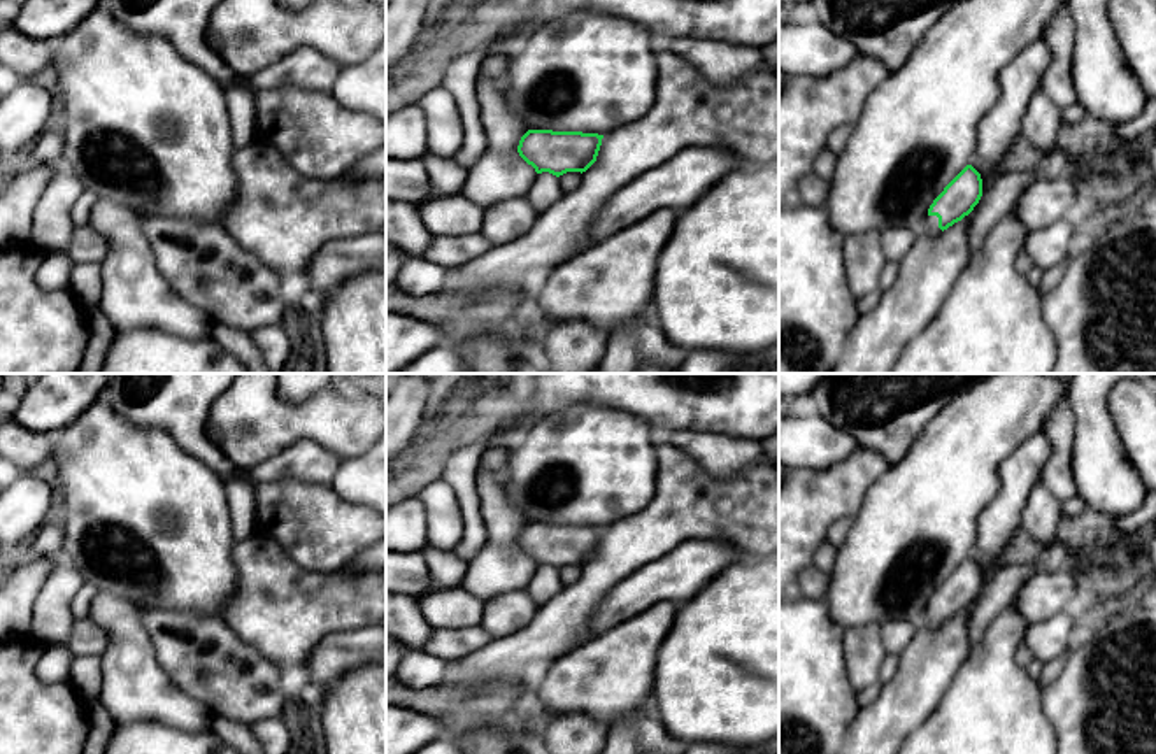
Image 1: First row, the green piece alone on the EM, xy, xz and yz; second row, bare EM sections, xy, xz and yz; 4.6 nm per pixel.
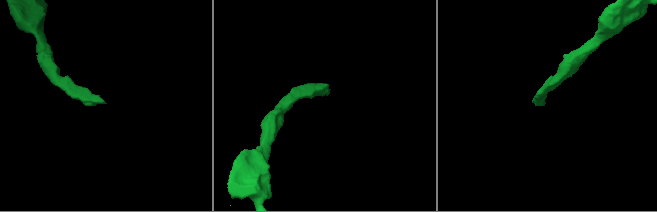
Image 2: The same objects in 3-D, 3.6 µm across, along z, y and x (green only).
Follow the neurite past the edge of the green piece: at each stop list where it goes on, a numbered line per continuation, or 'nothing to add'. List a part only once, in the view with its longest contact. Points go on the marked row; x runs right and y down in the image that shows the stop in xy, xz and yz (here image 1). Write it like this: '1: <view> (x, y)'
1: yz (930, 227)

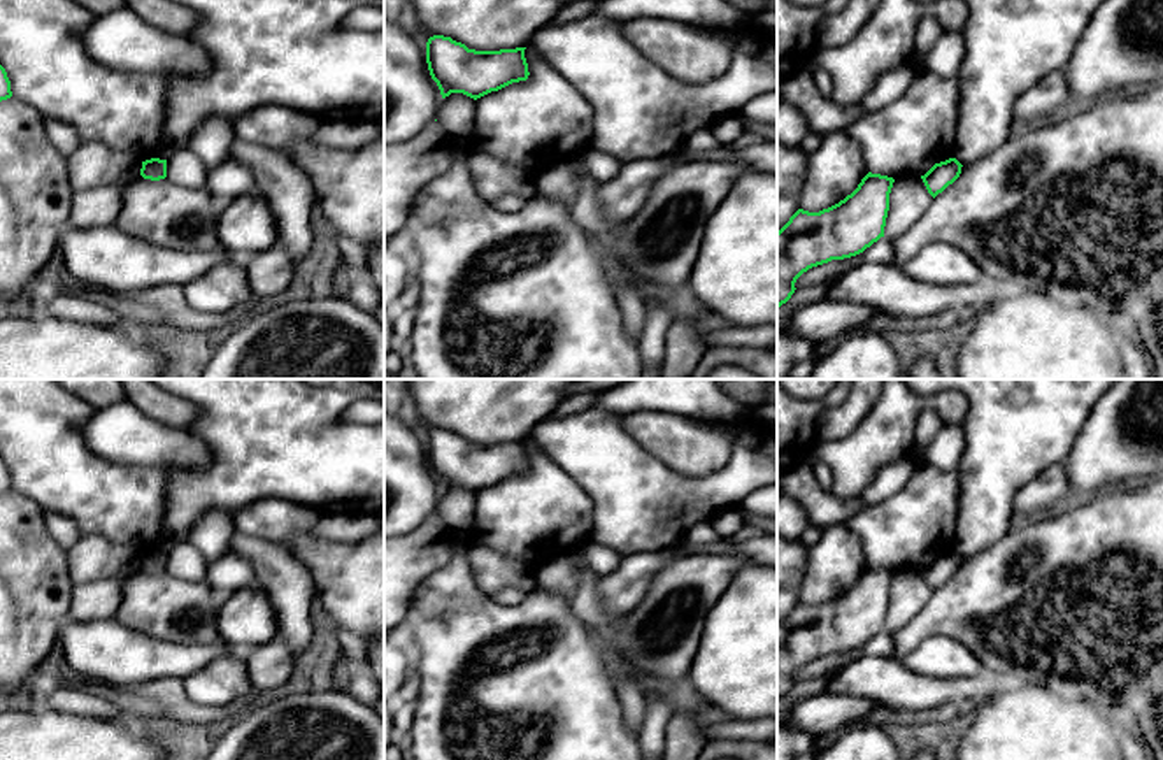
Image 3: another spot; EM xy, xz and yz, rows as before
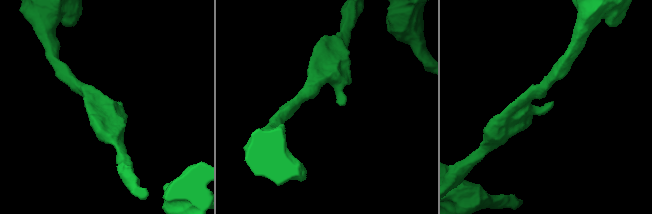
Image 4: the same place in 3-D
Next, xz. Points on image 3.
nothing to add

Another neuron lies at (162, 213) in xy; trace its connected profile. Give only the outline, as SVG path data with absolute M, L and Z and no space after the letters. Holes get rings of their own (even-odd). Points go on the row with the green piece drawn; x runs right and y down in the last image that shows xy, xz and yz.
M142 176L123 186L116 226L140 240L175 251L228 255L216 233L221 207L203 188L182 188L172 181Z

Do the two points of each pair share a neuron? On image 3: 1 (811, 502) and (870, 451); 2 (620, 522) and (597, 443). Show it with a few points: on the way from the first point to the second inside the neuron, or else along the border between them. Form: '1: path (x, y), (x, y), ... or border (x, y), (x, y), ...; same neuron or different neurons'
1: border (828, 492), (839, 497), (858, 497); different neurons
2: path (620, 502), (620, 476), (607, 462); same neuron

